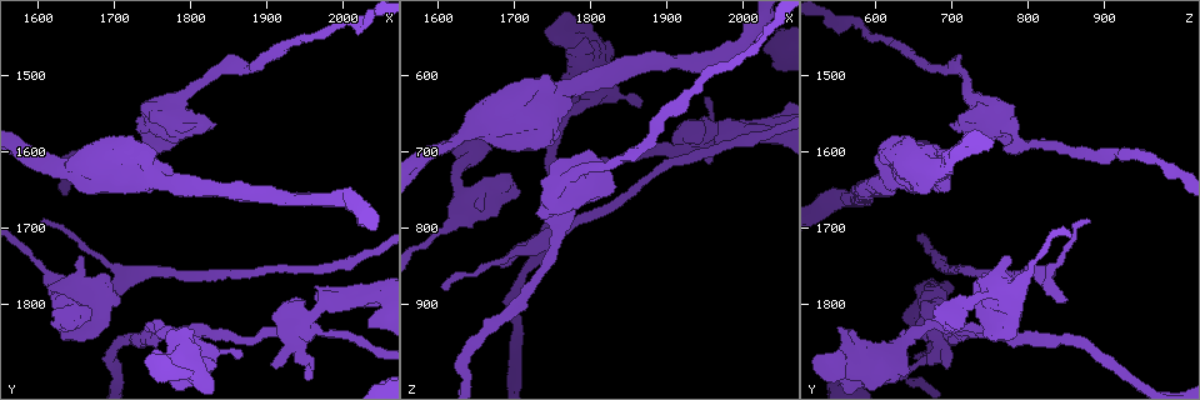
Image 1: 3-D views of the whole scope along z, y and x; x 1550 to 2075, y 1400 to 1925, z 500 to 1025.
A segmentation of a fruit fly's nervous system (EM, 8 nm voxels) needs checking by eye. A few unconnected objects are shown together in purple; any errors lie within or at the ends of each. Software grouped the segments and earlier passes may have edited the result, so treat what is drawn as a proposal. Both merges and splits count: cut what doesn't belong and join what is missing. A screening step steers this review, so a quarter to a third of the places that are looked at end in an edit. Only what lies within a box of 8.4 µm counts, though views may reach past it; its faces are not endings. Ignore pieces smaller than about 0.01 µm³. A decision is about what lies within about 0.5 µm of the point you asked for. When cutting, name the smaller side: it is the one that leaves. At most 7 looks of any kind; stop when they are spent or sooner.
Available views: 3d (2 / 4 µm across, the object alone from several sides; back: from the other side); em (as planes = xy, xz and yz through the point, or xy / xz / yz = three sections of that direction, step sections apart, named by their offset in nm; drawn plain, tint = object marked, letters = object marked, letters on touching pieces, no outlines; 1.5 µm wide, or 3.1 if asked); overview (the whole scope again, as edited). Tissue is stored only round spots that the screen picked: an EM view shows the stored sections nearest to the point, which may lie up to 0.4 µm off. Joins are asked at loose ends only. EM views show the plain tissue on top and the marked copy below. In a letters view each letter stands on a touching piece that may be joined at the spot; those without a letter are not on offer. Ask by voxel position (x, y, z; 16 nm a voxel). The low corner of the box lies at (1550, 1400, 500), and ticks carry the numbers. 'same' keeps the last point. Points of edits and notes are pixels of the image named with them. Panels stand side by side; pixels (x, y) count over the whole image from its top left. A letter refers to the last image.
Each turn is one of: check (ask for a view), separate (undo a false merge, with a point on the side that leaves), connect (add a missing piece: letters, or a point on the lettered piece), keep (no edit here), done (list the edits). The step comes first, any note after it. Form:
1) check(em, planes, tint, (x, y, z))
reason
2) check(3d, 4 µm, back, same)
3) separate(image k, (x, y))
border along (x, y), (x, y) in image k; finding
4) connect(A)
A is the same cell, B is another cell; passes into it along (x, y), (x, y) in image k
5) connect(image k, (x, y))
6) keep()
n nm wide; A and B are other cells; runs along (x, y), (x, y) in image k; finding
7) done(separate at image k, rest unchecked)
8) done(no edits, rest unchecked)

check(3d, 4 µm, (1750, 1630, 630))
thick turns thin

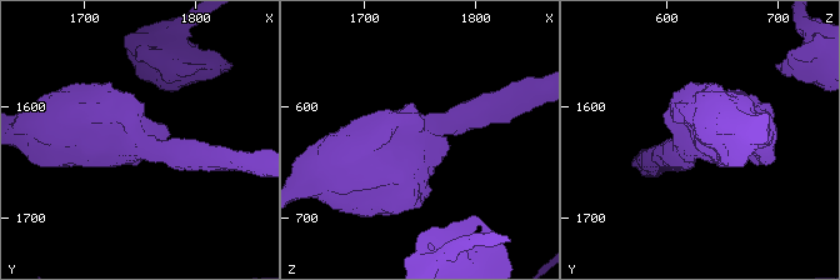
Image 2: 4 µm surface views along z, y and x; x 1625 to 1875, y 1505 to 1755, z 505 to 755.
check(em, planes, letters, (1750, 1628, 628))
now the EM

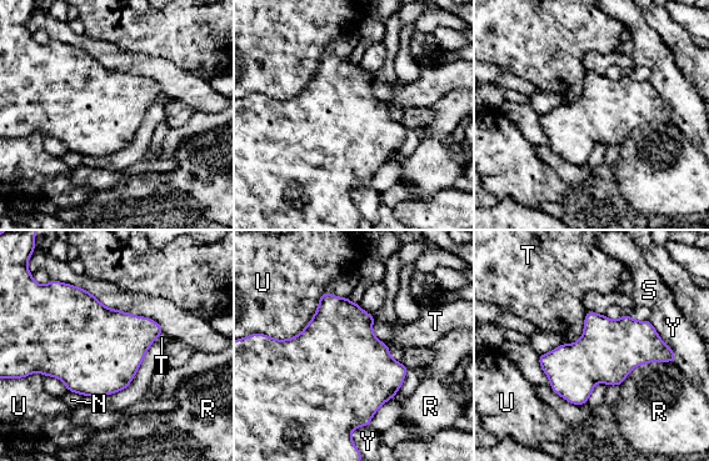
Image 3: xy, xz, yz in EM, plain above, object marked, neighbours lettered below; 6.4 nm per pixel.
keep()
N, R, S, T, U and Y are other cells; border along (587, 311), (583, 334), (565, 344) in image 3; all the same cell

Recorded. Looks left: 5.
check(3d, 2 µm, back, (1680, 1795, 850))
branch stops here

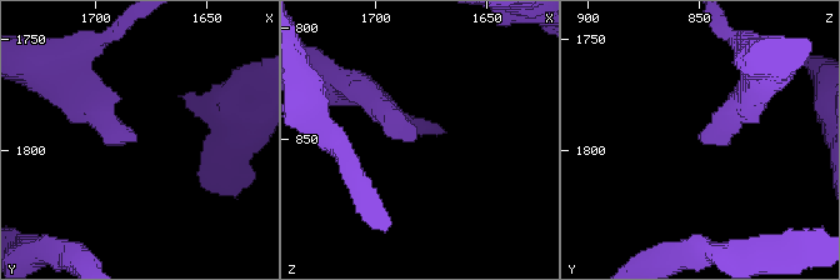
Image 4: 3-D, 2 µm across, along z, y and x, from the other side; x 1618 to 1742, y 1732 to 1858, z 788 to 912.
check(em, xy, step 4, letters, (1680, 1795, 847))
shape alone is not enough

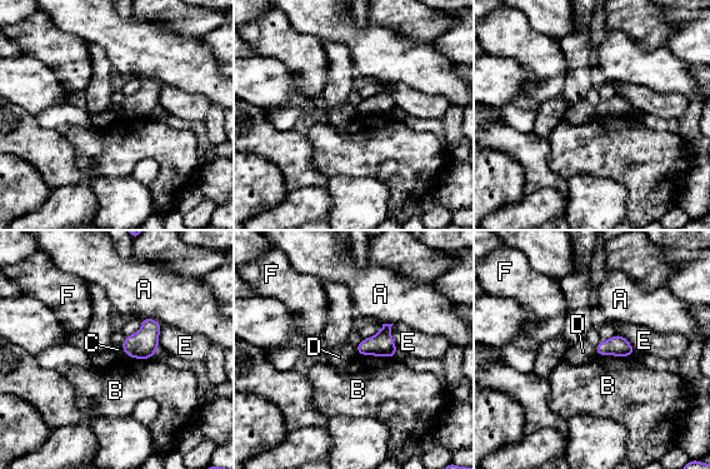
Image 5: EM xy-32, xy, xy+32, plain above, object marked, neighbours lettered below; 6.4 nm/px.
keep()
A, B, C, D, E and F are other cells; border along (594, 347), (598, 353) in image 5; none of them fits

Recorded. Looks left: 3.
check(em, planes, letters, (1800, 1515, 720))
thick turns thin

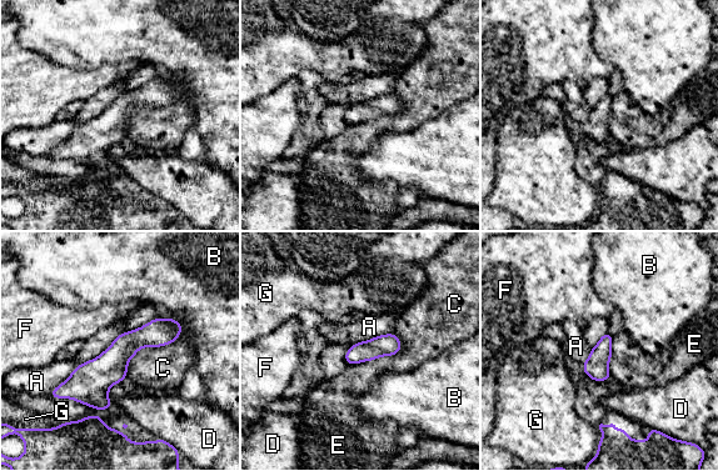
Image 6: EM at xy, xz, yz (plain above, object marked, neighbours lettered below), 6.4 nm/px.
keep()
140 nm wide; A, B, C, D, E, F and G are other cells; border along (392, 332), (375, 335), (353, 345) in image 6; one cell here

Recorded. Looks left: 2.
done(no edits, rest unchecked)

